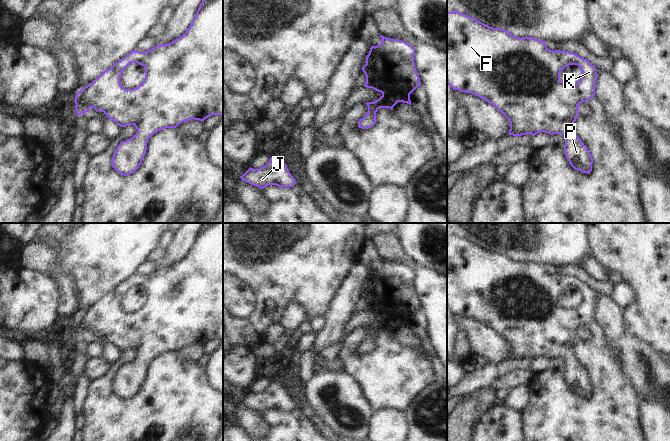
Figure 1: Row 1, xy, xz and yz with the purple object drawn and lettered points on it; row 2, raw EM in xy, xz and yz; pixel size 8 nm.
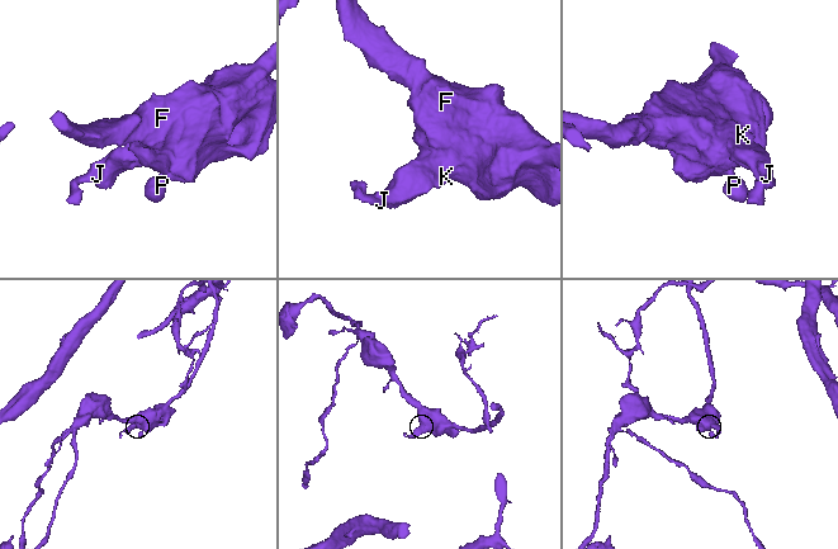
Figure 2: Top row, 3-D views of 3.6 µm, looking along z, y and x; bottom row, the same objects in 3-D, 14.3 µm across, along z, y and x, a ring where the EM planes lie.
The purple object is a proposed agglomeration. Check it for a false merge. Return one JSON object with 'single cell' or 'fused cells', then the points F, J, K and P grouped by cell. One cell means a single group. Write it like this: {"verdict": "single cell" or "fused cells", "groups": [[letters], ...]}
{"verdict": "single cell", "groups": [["F", "J", "K", "P"]]}

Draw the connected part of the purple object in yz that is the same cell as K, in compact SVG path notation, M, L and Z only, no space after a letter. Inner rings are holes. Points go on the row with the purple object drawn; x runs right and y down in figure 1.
M458 11L447 12L447 85L453 90L472 93L495 106L510 122L509 135L522 136L539 132L565 136L564 153L570 165L582 173L592 171L593 158L586 145L574 133L573 124L578 114L578 105L595 96L597 69L588 60L575 53L549 50L545 41L532 37L515 37L509 31L490 27L477 19ZM569 65L578 65L582 77L577 84L560 80L560 73Z

